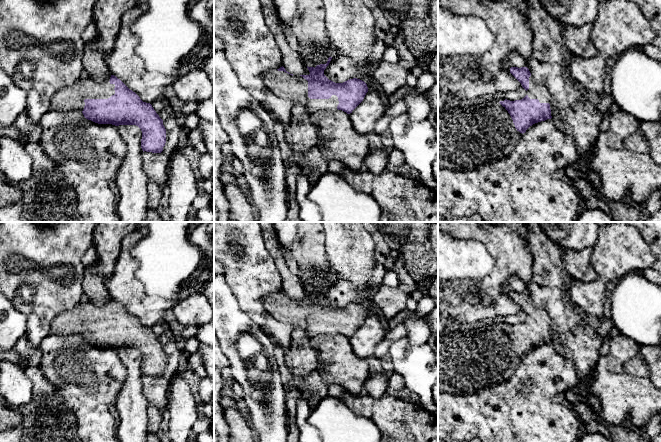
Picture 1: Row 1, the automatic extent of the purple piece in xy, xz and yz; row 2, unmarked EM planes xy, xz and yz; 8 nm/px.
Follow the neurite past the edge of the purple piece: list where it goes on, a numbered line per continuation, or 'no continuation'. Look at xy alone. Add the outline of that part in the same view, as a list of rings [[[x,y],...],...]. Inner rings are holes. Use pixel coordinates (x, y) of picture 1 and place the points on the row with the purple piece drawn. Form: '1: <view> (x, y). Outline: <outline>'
1: xy (70, 98). Outline: [[[83,75],[72,86],[56,92],[51,100],[51,108],[55,111],[83,111],[85,99],[108,99],[115,94],[115,84],[111,84],[110,78],[103,81]]]

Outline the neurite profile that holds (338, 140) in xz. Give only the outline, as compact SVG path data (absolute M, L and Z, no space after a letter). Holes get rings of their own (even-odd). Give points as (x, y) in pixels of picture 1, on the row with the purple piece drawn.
M342 110L332 112L311 113L311 120L318 130L317 147L323 152L328 160L341 161L346 168L358 171L369 149L367 135L359 134L353 127L349 114Z

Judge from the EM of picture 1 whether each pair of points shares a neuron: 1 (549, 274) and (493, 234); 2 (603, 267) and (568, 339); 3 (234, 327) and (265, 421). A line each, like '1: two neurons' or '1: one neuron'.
1: two neurons
2: two neurons
3: one neuron

